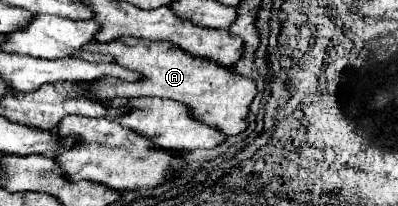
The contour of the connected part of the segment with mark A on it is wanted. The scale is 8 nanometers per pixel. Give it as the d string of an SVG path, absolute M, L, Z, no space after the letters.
M115 38L109 44L93 42L89 50L97 50L97 54L113 54L117 58L117 64L137 70L139 74L145 74L141 82L121 82L119 78L99 78L97 82L87 82L85 94L93 96L99 94L99 98L115 98L115 96L159 96L159 98L171 98L185 106L189 106L189 114L197 118L199 122L209 122L211 126L217 126L227 136L235 136L245 130L245 116L249 112L249 104L257 94L255 82L241 78L233 74L231 70L219 66L213 60L195 58L171 42L151 42L151 40L139 40L139 38Z

